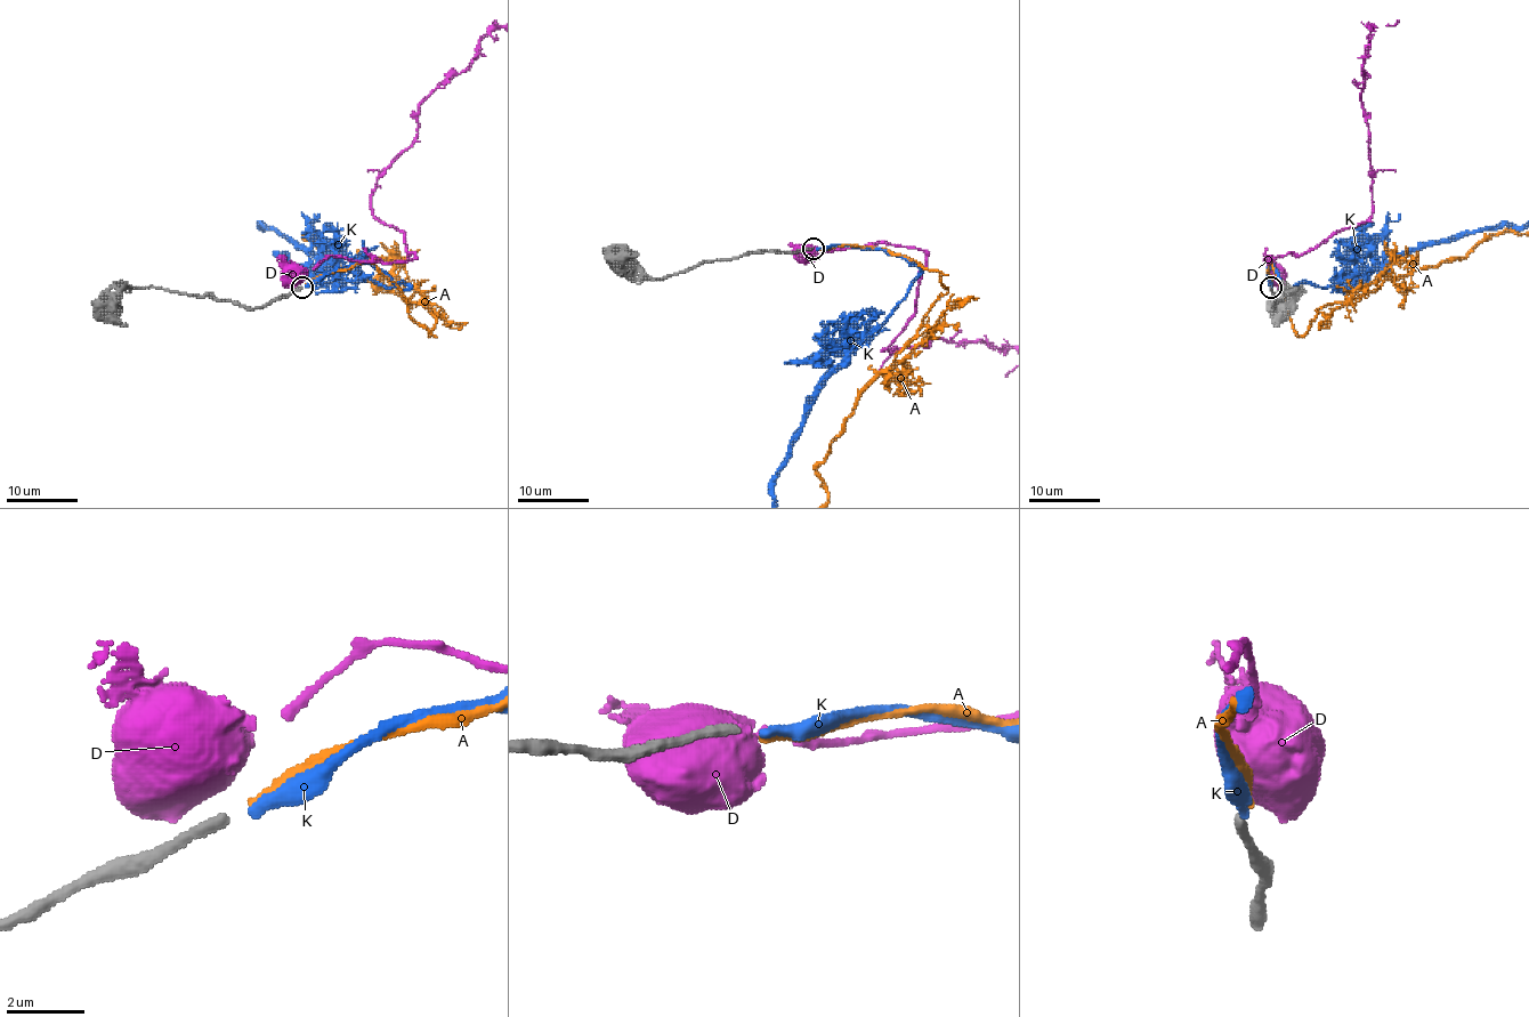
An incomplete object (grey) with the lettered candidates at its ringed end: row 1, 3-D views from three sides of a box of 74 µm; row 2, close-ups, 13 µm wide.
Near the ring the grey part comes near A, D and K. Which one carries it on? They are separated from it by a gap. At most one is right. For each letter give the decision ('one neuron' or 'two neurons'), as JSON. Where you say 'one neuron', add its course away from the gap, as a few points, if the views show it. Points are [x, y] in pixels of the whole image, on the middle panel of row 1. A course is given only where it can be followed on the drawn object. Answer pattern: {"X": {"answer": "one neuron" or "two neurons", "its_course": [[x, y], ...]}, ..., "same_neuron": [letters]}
{"A": {"answer": "two neurons"}, "D": {"answer": "two neurons"}, "K": {"answer": "one neuron"}, "same_neuron": ["K"]}

